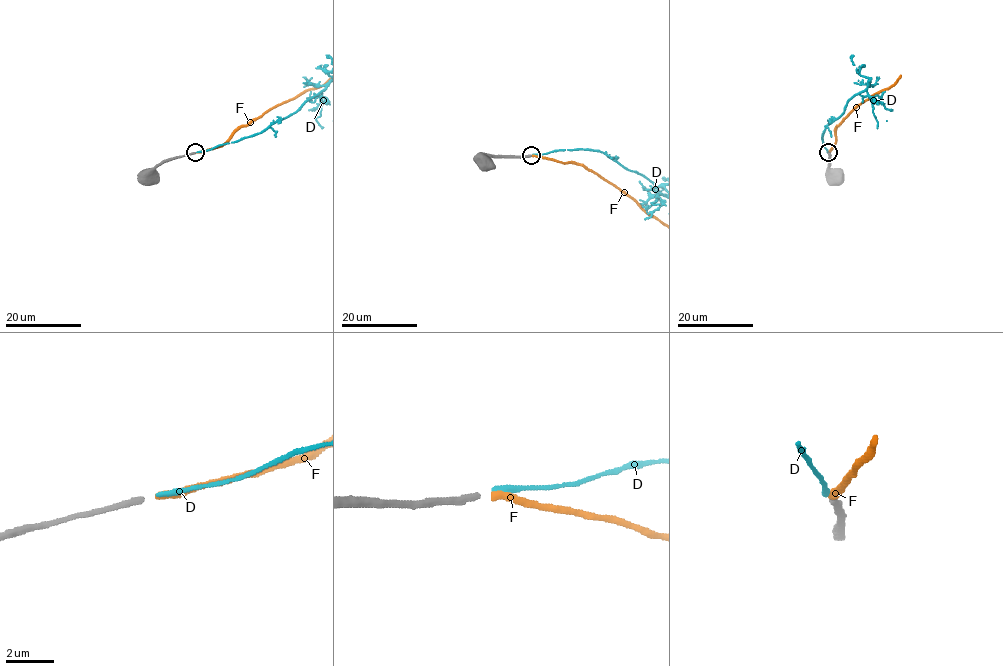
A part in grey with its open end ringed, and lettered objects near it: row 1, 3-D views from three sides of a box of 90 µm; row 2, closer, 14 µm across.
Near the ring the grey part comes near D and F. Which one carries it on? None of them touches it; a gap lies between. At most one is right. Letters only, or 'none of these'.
F

